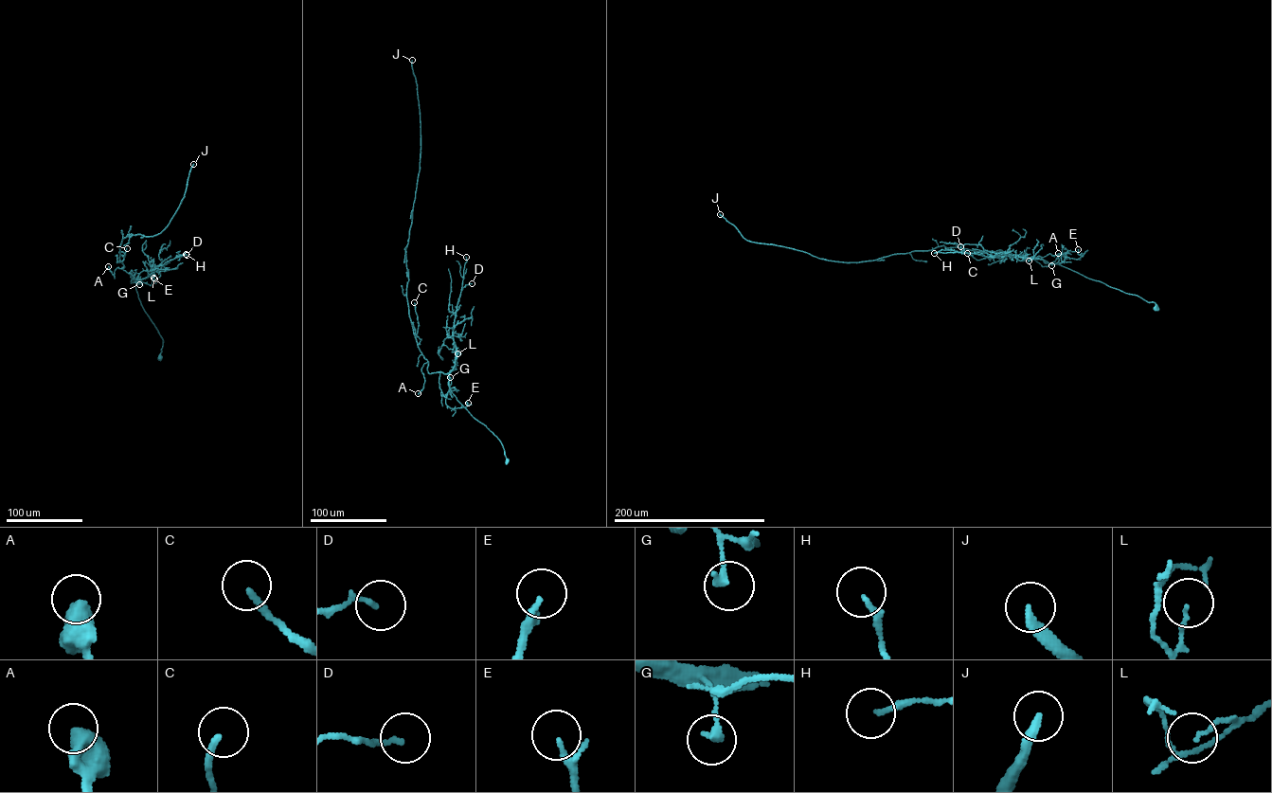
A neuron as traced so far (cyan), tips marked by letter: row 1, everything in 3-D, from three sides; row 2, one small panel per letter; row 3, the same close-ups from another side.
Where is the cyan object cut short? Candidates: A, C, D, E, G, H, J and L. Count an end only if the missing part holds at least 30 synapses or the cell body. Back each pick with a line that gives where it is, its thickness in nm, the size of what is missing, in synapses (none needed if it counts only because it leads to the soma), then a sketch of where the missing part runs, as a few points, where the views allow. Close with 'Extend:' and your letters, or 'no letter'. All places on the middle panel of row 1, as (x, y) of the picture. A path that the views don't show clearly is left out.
J: Place: (412, 60). Thickness 280 nm. Roughly 200 synapses. Course of what is missing: (412, 60), (403, 37), (378, 9)
Extend: J

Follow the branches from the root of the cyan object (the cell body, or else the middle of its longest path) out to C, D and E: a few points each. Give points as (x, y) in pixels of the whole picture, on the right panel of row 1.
C: (1155, 308), (1154, 302), (1057, 263), (1046, 262), (1039, 256), (1029, 258), (999, 250), (977, 260), (967, 253)
D: (1155, 308), (1154, 302), (1057, 263), (1013, 256), (986, 257), (966, 252), (960, 246)
E: (1155, 308), (1154, 302), (1057, 264), (1065, 258), (1083, 256), (1078, 254), (1078, 249)

